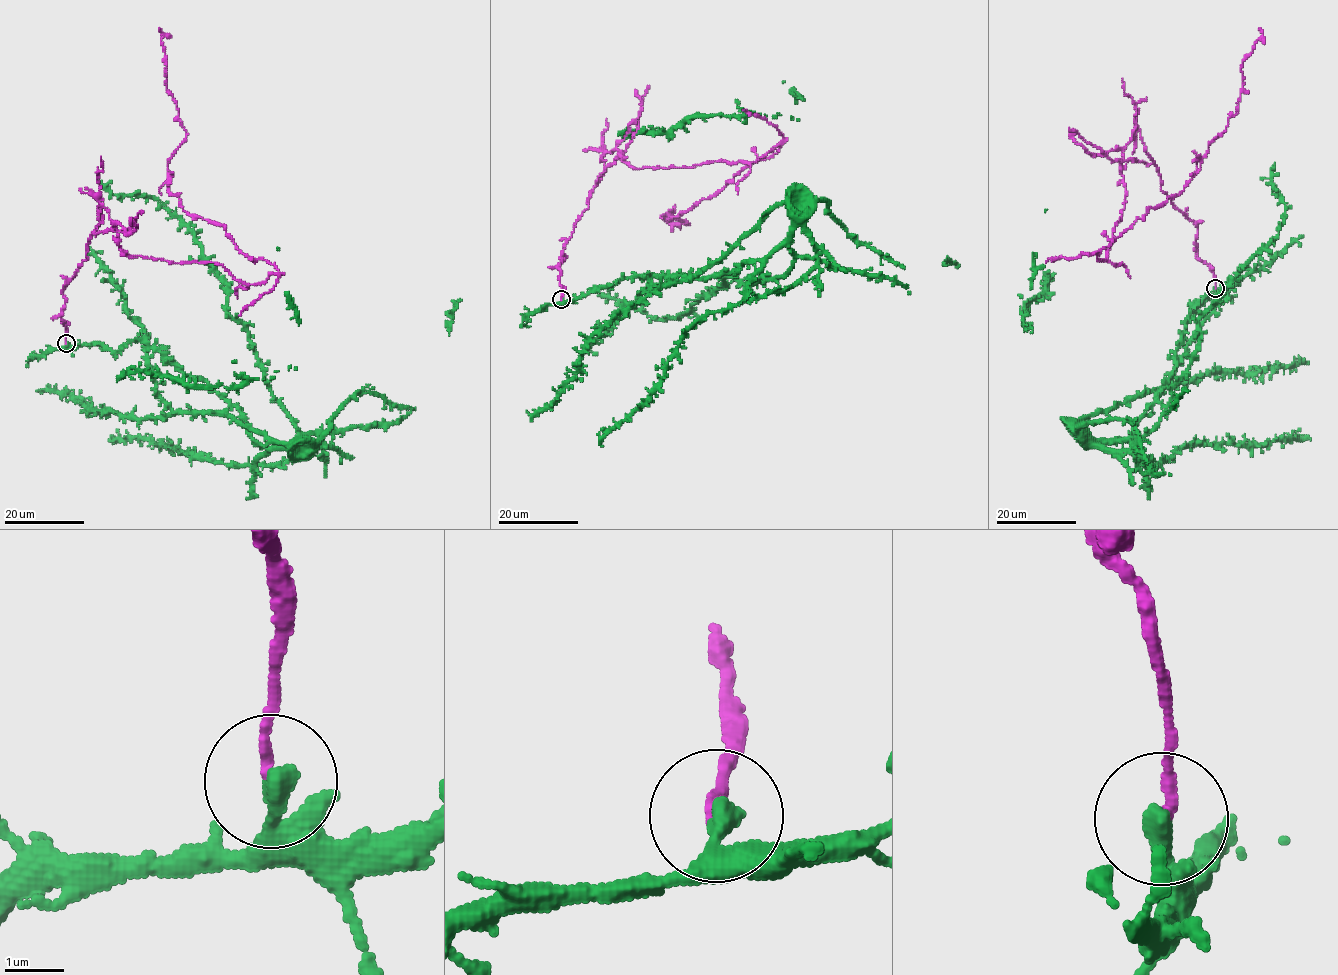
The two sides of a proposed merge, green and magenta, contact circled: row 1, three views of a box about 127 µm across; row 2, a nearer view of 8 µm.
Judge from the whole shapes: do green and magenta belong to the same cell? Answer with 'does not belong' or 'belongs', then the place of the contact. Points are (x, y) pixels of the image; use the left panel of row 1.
does not belong | (66, 343)

